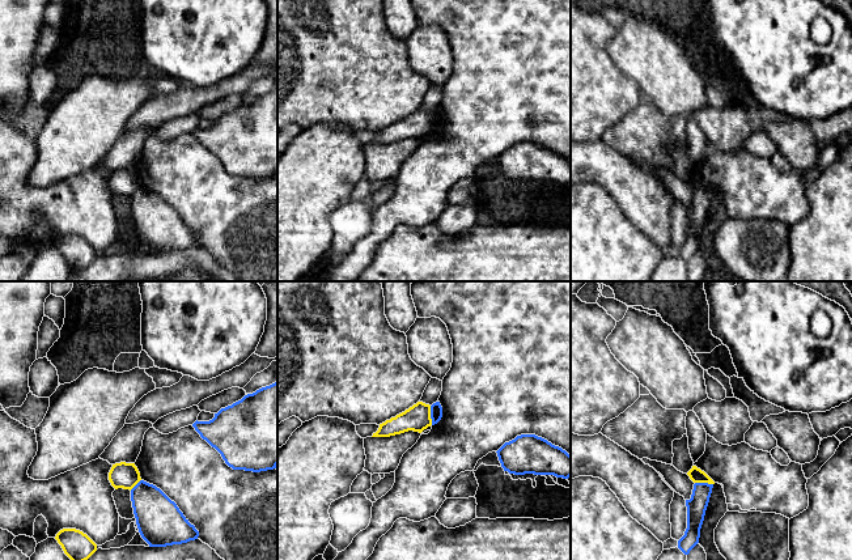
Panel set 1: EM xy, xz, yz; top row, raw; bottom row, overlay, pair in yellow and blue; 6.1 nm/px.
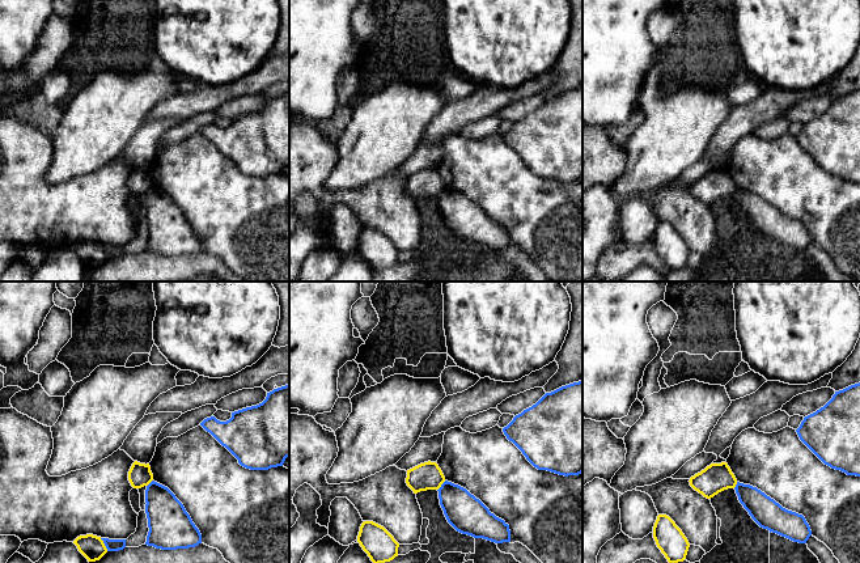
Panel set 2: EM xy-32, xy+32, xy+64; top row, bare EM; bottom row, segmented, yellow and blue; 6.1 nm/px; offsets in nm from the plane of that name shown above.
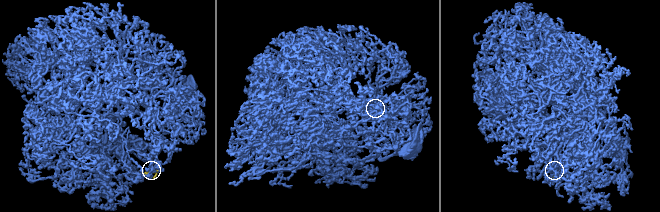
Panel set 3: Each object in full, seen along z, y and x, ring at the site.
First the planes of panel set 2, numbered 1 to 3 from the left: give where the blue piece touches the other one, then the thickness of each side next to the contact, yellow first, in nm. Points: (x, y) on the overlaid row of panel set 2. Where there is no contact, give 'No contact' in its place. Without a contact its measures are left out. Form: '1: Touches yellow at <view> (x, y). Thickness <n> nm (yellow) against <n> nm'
1: Touches yellow at xy-32 (104, 545). Thickness 150 nm (yellow) against 80 nm
2: Touches yellow at xy+32 (440, 486). Thickness 170 nm (yellow) against 240 nm
3: Touches yellow at xy+64 (736, 483). Thickness 180 nm (yellow) against 180 nm

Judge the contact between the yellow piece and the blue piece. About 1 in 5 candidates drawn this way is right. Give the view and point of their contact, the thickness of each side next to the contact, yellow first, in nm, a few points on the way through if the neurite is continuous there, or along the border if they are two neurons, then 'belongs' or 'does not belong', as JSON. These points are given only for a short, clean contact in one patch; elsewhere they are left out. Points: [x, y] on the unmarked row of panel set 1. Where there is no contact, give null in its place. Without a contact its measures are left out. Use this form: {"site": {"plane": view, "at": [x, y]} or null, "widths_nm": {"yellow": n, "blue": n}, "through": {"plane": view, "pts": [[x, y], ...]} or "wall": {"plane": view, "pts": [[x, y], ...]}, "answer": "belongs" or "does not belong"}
{"site": {"plane": "xz", "at": [429, 122]}, "widths_nm": {"yellow": 160, "blue": 80}, "answer": "does not belong"}

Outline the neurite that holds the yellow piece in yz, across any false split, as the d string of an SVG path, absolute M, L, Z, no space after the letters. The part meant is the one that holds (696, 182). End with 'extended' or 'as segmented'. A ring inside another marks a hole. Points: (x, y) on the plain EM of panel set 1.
M692 173L692 175L687 179L687 182L690 183L690 186L694 190L715 191L715 188L704 178L698 175L696 173Z; as segmented

